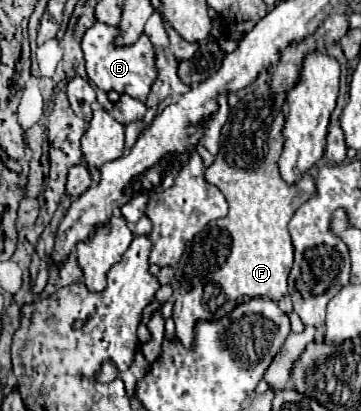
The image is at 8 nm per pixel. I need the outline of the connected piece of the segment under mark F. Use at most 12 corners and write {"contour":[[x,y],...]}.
{"contour":[[245,93],[205,179],[229,203],[175,269],[173,321],[287,293],[295,209],[285,115]]}

